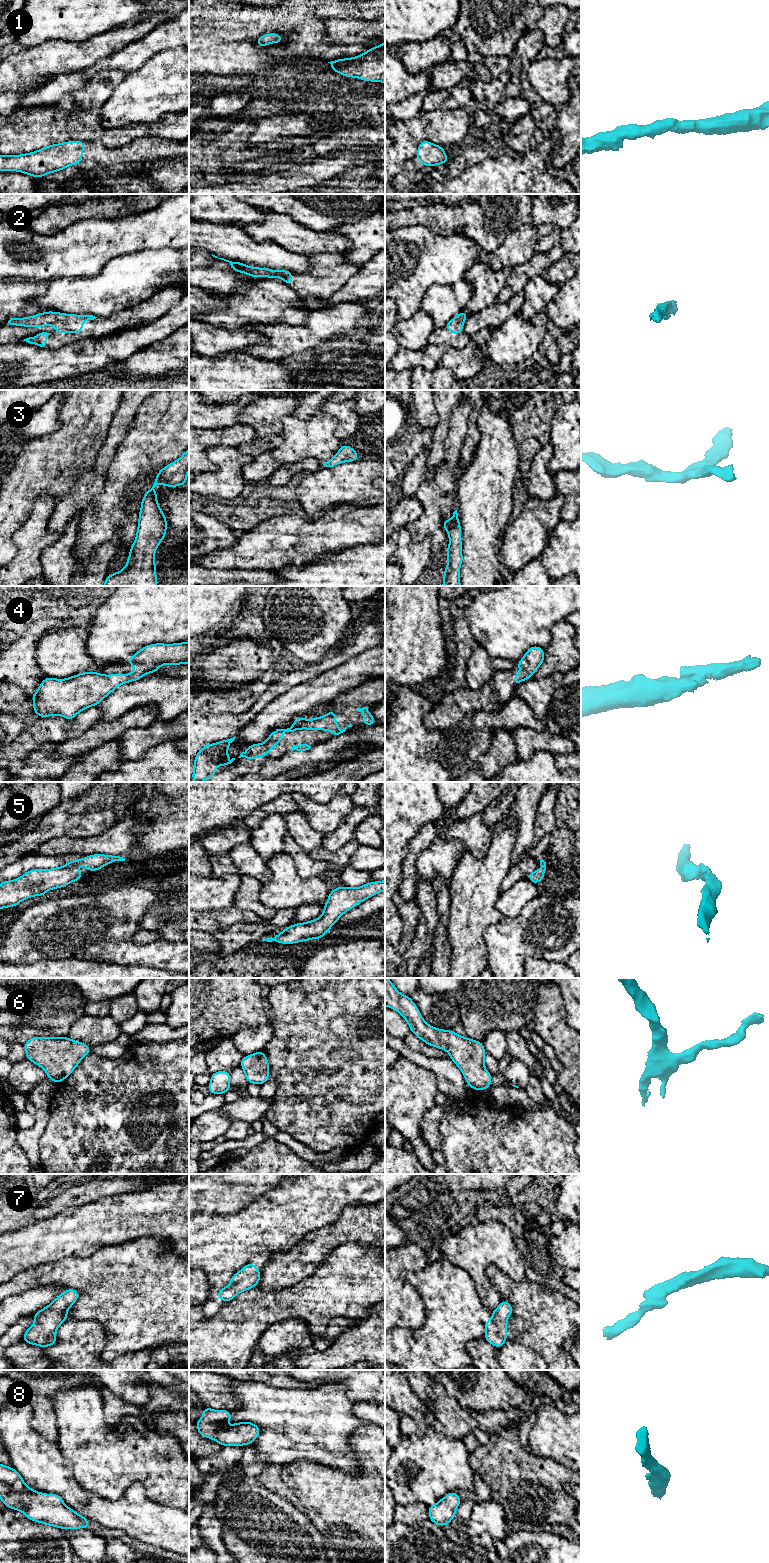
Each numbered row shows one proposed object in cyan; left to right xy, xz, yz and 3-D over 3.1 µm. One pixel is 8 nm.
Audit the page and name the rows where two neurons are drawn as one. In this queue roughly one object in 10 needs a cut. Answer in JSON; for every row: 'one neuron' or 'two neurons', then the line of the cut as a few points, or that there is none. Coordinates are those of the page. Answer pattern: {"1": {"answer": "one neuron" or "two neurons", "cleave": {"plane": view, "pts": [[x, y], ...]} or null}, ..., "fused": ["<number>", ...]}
{"1": {"answer": "one neuron", "cleave": null}, "2": {"answer": "one neuron", "cleave": null}, "3": {"answer": "one neuron", "cleave": null}, "4": {"answer": "one neuron", "cleave": null}, "5": {"answer": "one neuron", "cleave": null}, "6": {"answer": "one neuron", "cleave": null}, "7": {"answer": "one neuron", "cleave": null}, "8": {"answer": "one neuron", "cleave": null}, "fused": []}

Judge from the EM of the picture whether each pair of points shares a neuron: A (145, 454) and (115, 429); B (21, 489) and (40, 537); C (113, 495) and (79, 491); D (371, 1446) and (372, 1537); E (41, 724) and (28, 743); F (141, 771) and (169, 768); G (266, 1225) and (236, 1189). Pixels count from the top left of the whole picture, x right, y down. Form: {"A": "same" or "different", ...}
{"A": "different", "B": "different", "C": "different", "D": "same", "E": "same", "F": "same", "G": "different"}

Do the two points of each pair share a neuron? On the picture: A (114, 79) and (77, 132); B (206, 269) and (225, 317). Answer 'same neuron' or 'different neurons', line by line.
A: different neurons
B: different neurons

